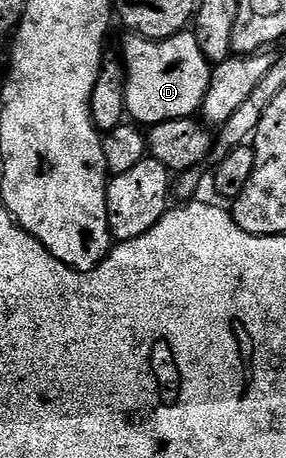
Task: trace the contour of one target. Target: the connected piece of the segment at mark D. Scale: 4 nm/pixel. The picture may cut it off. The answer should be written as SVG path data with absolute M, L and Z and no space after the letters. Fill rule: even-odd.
M181 32L162 40L128 36L122 61L126 114L133 123L151 128L166 120L191 118L204 103L212 66L202 56L195 33Z

